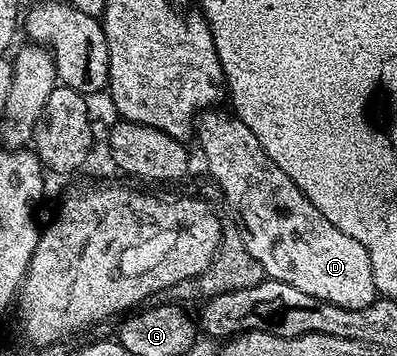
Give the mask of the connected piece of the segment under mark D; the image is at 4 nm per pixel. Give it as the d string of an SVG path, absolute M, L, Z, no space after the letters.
M210 108L200 115L195 122L195 138L201 141L201 154L205 157L208 177L227 190L229 198L241 208L251 236L253 254L263 260L269 270L268 279L290 284L307 292L307 296L315 296L319 300L327 300L339 308L354 310L367 308L378 298L375 288L375 276L371 272L371 256L367 256L367 248L351 239L345 232L331 224L327 217L315 208L315 204L285 172L271 160L269 153L259 144L255 132L243 124L243 120L228 109Z

